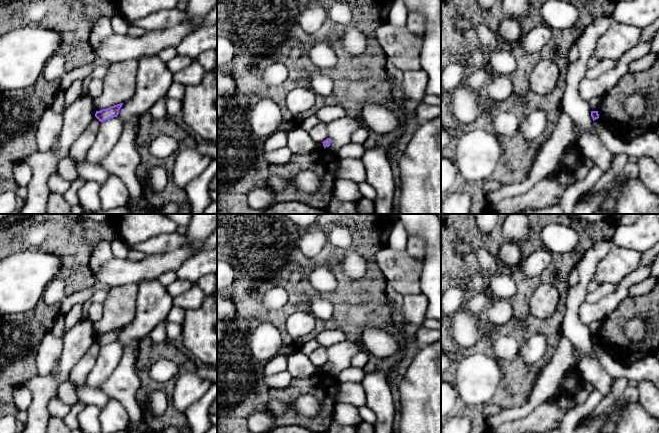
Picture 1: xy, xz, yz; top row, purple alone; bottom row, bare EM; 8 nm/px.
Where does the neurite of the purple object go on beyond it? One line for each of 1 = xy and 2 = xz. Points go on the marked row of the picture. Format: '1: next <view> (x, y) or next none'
1: next none
2: next none

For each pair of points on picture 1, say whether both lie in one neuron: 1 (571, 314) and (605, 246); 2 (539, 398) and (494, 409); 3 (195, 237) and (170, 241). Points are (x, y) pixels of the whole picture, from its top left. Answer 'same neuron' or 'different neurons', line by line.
1: same neuron
2: different neurons
3: different neurons

